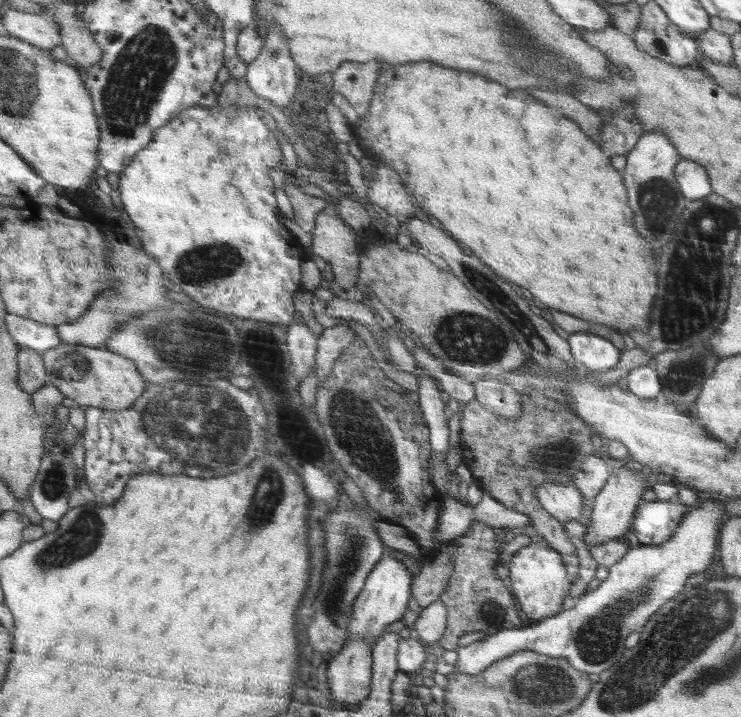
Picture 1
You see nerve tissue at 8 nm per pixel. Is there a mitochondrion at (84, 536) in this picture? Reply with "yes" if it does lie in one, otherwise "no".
yes

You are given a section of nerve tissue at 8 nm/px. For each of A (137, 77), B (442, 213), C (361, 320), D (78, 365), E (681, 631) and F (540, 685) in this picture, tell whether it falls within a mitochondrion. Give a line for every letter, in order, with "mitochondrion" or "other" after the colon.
A: mitochondrion
B: other
C: other
D: mitochondrion
E: mitochondrion
F: mitochondrion

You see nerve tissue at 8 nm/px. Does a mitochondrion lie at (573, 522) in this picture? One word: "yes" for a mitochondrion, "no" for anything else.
no

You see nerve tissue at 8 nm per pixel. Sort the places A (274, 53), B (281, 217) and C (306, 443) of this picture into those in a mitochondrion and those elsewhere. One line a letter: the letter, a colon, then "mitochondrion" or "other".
A: mitochondrion
B: other
C: mitochondrion

